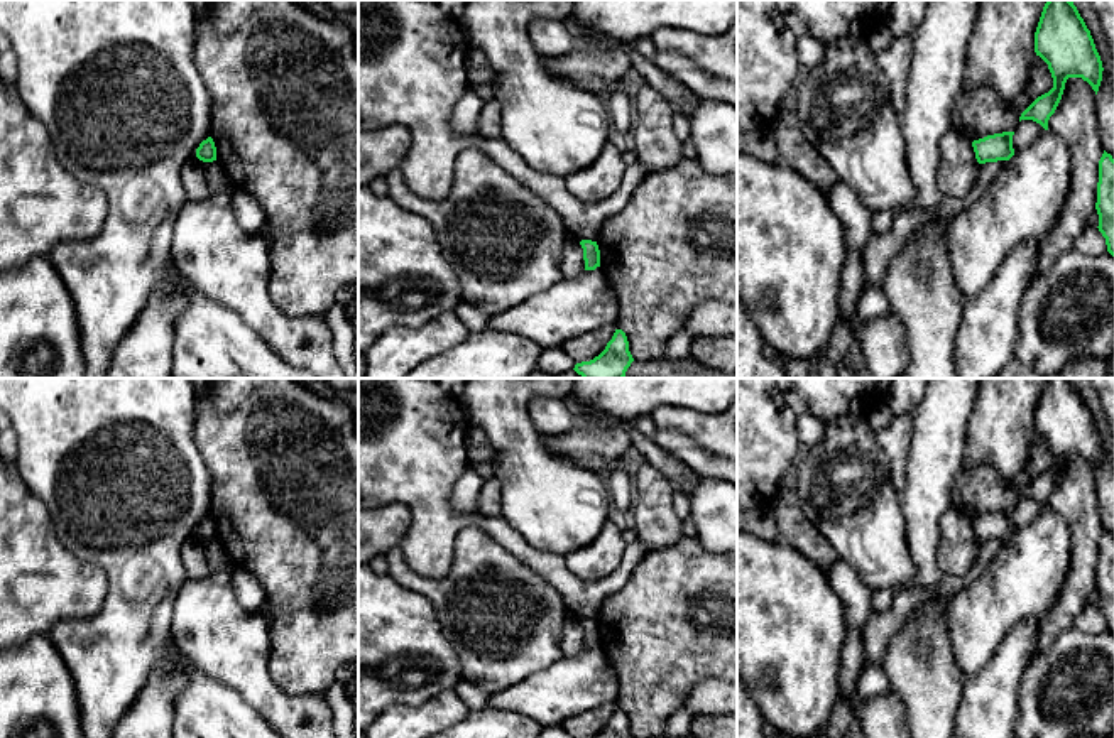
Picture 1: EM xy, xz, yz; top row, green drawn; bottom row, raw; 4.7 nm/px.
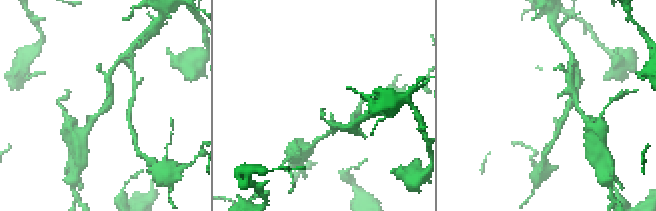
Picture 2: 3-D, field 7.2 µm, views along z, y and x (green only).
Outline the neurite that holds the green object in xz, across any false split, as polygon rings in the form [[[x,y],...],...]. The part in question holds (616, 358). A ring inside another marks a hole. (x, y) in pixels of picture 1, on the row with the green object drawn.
[[[615,329],[612,339],[598,356],[576,363],[573,370],[583,378],[624,378],[632,361],[625,333]]]

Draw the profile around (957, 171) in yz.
[[[953,130],[943,135],[937,184],[945,198],[965,198],[977,181],[979,167],[970,140]]]

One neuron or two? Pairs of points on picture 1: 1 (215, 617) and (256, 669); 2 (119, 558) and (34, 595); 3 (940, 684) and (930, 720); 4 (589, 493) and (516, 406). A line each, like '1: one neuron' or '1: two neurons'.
1: one neuron
2: two neurons
3: one neuron
4: one neuron

